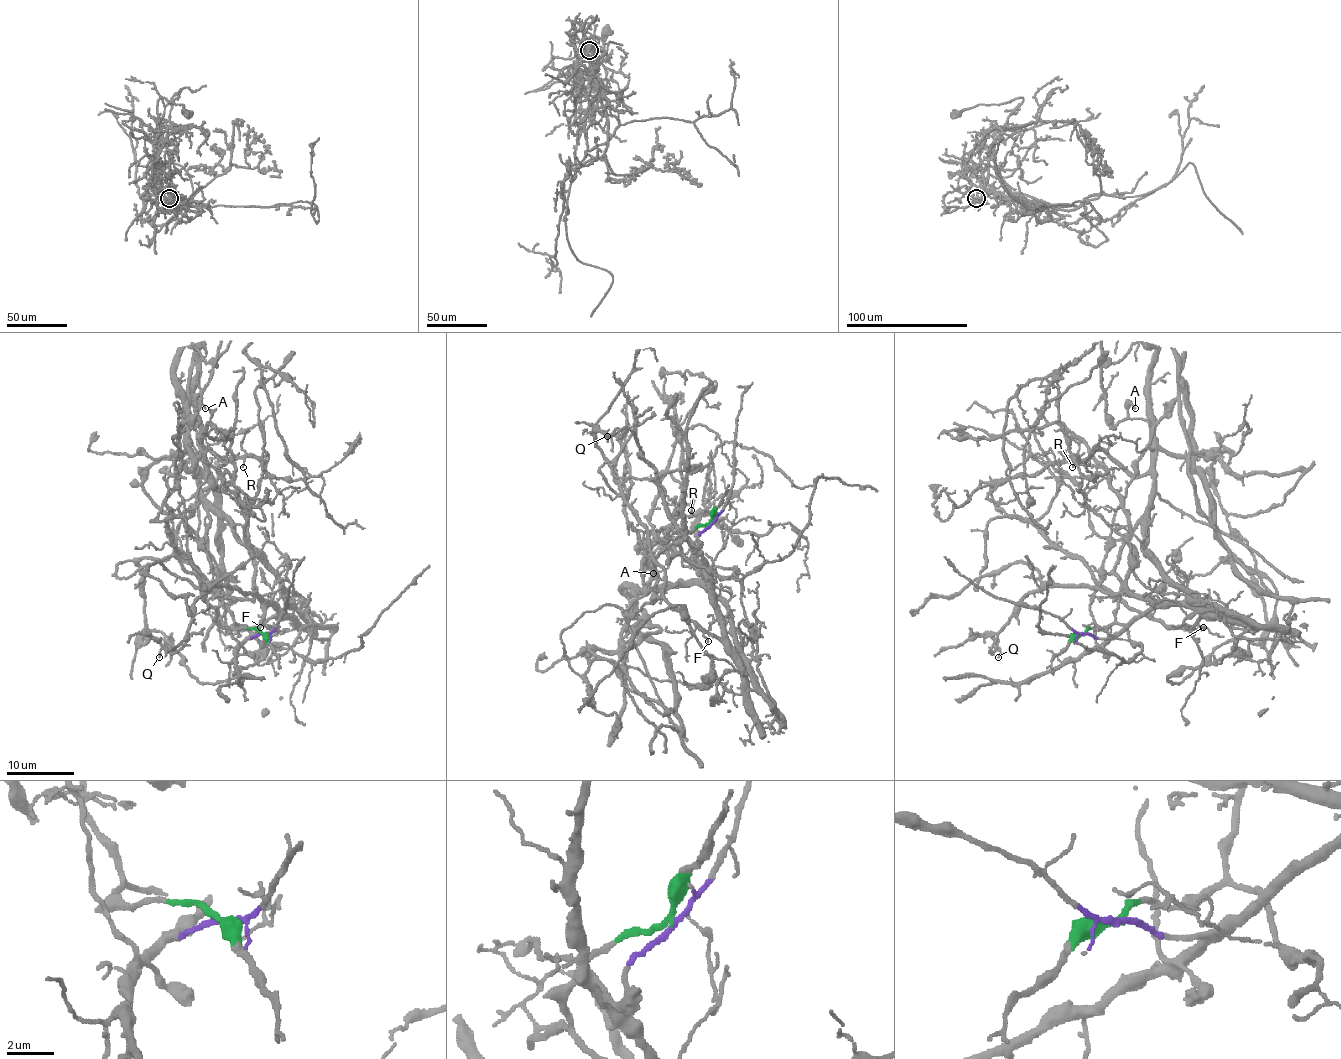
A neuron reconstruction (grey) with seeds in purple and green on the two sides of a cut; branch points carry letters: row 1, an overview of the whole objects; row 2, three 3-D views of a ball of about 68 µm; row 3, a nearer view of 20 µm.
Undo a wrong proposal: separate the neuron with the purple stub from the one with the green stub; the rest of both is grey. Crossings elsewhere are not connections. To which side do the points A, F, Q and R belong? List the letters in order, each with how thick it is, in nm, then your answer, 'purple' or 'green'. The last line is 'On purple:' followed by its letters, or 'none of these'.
A: 110 nm | green
F: 140 nm | purple
Q: 170 nm | purple
R: 100 nm | green
On purple: F, Q

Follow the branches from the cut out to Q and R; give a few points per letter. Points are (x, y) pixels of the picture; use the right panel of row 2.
Q: (1084, 633), (1115, 638), (1152, 605), (1084, 586), (1032, 589), (997, 635), (990, 648), (997, 657)
R: (1084, 633), (1115, 620), (1121, 578), (1115, 568), (1145, 512), (1153, 479), (1128, 475), (1100, 450), (1073, 467)

